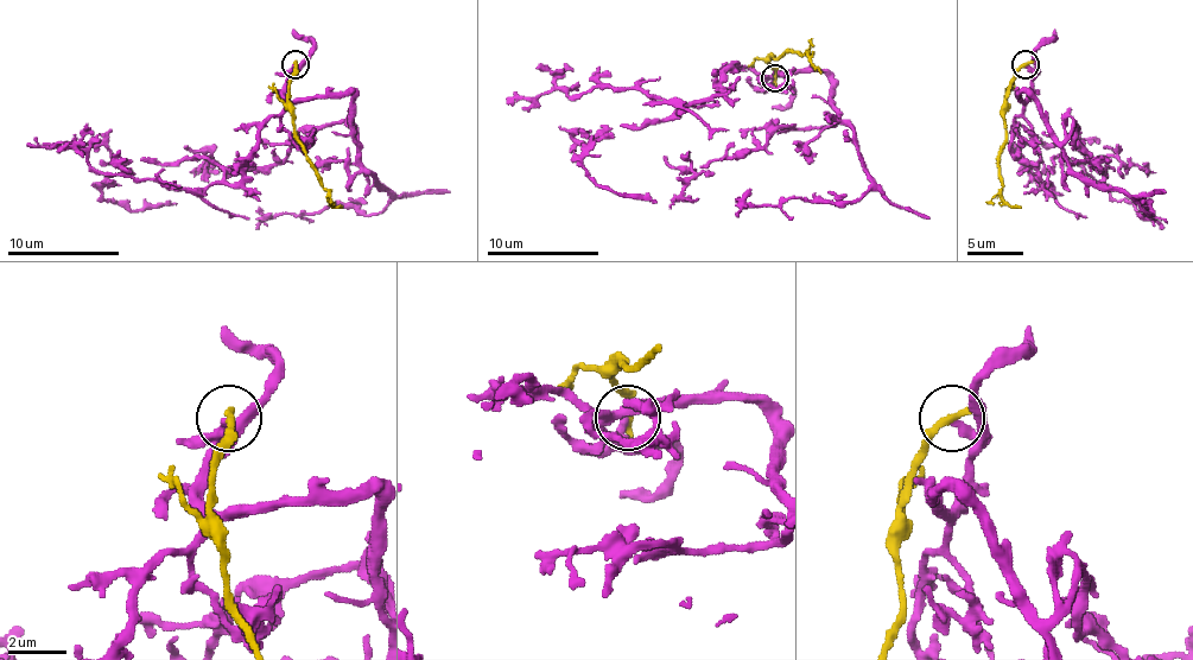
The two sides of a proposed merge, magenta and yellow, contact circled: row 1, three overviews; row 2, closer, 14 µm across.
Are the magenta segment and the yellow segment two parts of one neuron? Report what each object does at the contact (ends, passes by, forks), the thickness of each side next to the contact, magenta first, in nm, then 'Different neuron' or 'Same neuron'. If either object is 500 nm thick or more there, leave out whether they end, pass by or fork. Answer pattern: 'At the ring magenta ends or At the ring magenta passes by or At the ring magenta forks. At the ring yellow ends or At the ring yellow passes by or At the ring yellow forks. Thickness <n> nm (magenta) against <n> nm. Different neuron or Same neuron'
At the ring magenta ends. At the ring yellow ends. Thickness 280 nm (magenta) against 320 nm. Different neuron

